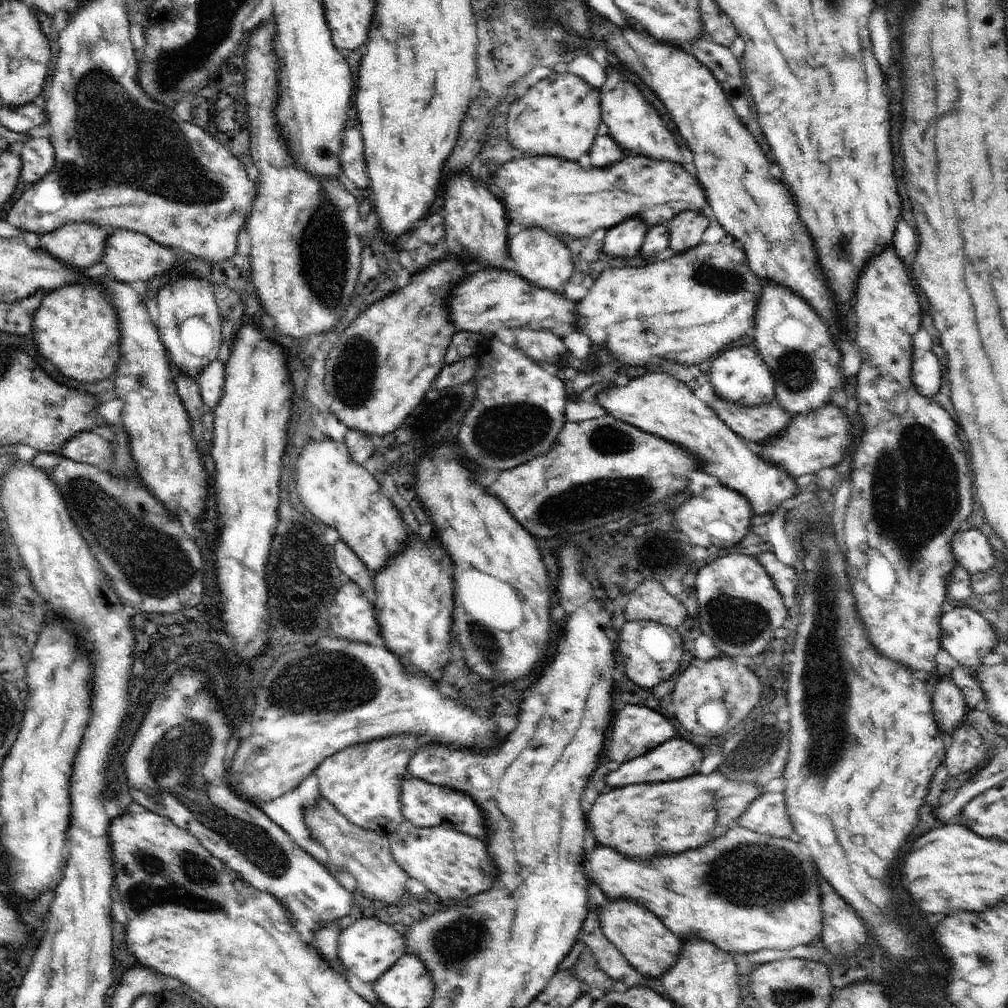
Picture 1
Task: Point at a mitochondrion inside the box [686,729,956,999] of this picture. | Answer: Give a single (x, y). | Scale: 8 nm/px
(768, 876)

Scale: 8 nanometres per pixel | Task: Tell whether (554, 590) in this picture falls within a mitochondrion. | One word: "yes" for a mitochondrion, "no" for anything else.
no

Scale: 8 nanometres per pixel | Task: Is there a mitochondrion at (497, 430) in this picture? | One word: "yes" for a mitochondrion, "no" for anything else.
yes

